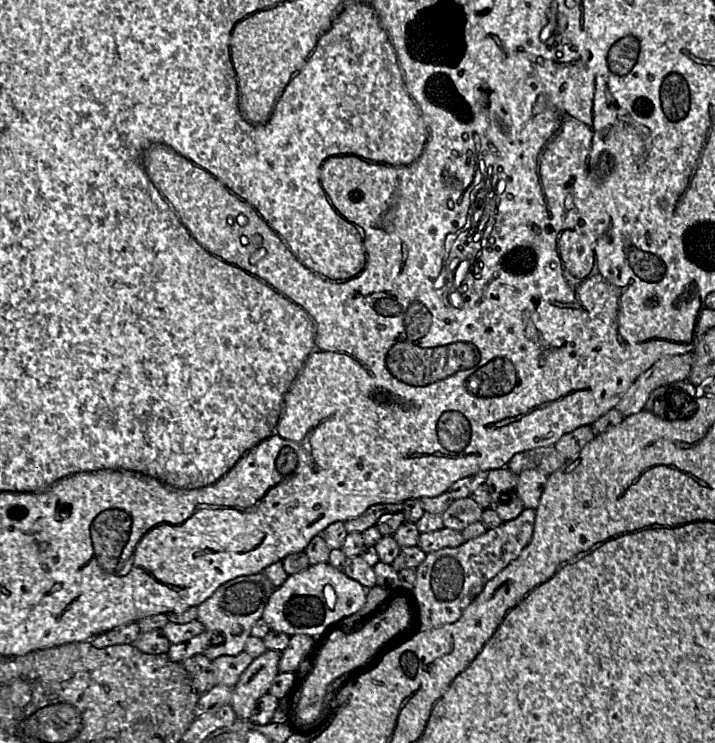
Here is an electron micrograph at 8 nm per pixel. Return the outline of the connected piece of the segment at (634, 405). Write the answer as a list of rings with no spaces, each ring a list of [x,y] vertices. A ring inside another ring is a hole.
[[[692,353],[662,357],[635,380],[615,408],[624,417],[644,410],[652,391],[673,382],[687,381],[692,365]]]

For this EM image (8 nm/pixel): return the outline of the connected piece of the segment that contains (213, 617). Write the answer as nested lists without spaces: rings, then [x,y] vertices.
[[[263,572],[238,576],[222,584],[198,608],[197,619],[204,625],[205,630],[219,634],[223,642],[212,645],[203,654],[211,661],[222,655],[238,655],[244,651],[247,638],[251,635],[254,623],[262,618],[262,613],[275,587]]]

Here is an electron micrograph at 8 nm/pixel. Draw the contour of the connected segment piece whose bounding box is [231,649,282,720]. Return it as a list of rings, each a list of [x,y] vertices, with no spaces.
[[[267,649],[254,658],[242,672],[233,688],[231,706],[238,720],[248,720],[257,701],[266,693],[276,677],[282,651]]]

